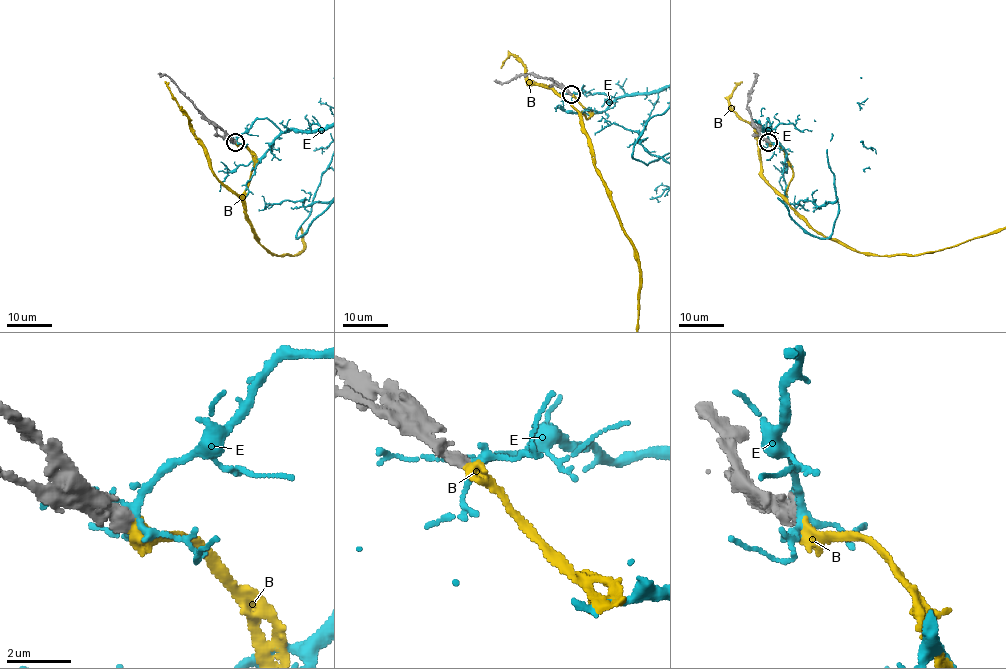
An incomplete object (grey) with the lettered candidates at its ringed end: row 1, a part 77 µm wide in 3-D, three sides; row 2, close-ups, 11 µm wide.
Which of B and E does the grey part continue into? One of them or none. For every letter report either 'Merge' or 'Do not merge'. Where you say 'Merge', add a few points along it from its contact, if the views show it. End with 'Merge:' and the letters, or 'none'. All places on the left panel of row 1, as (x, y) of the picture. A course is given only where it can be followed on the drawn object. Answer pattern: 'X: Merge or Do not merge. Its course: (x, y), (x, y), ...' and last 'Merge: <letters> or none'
B: Merge. Its course: (236, 141), (254, 165), (245, 217), (258, 242), (275, 255), (295, 255), (303, 249), (299, 223)
E: Do not merge
Merge: B

